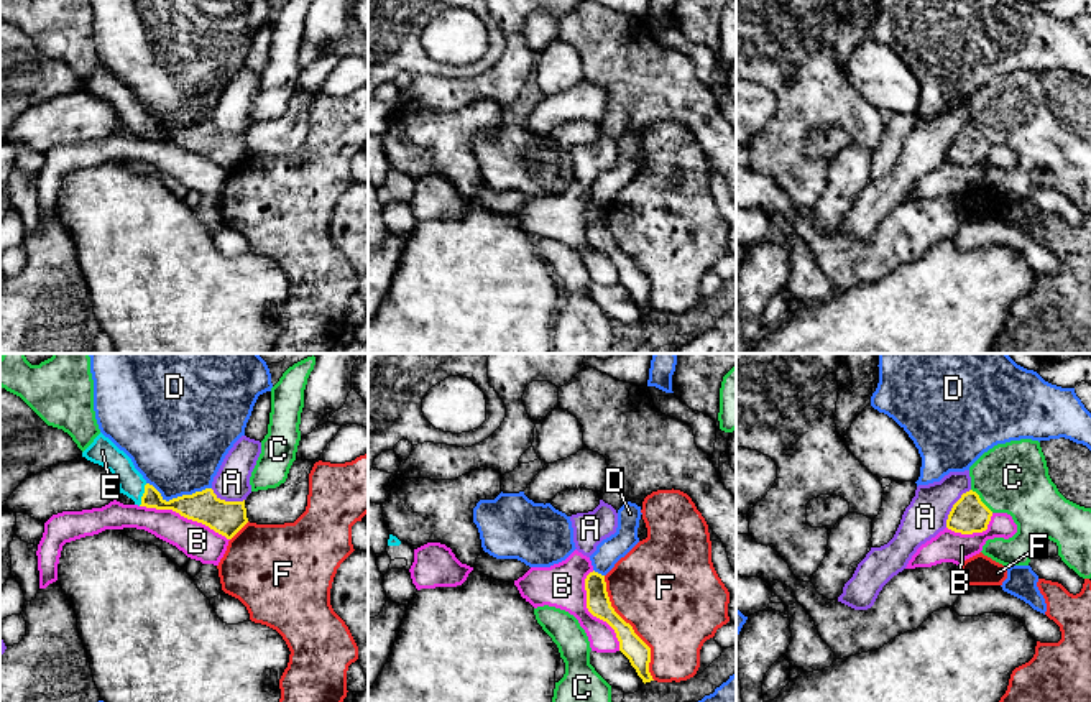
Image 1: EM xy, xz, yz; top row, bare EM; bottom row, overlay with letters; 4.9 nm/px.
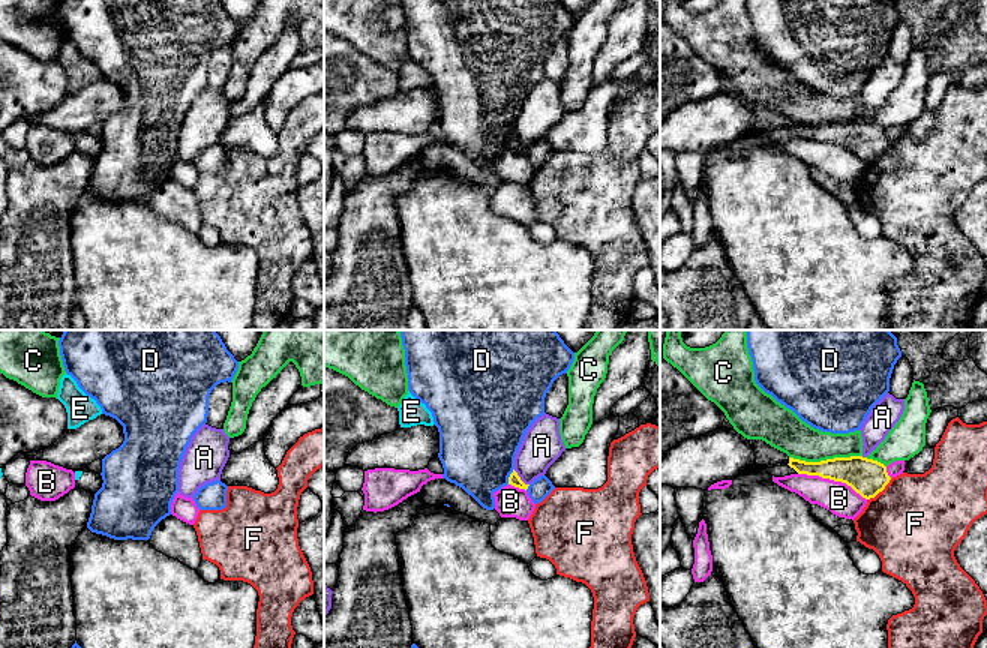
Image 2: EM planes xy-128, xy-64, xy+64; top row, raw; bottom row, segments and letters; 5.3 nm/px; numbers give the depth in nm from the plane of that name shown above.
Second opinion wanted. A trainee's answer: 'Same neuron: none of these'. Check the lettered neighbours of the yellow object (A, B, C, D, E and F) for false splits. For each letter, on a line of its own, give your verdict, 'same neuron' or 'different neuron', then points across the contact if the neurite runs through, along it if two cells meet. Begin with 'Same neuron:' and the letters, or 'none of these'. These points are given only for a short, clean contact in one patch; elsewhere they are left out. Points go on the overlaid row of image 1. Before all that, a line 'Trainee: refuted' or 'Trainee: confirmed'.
Trainee: refuted
Same neuron: E
A: different neuron | along yz (970, 489), (953, 505), (945, 526)
B: different neuron
C: different neuron
D: different neuron
E: same neuron | across xy (193, 507), (163, 505), (143, 495), (130, 482)
F: different neuron

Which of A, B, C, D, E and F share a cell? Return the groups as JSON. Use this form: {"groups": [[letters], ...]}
{"groups": [["A"], ["B"], ["C"], ["D"], ["E"], ["F"]]}

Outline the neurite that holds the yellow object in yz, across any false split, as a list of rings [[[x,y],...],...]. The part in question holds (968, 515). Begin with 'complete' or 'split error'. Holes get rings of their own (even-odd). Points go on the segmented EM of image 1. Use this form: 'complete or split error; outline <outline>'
complete; outline [[[969,490],[953,505],[946,528],[961,534],[983,533],[987,529],[991,516],[992,511],[981,501],[979,495]]]

